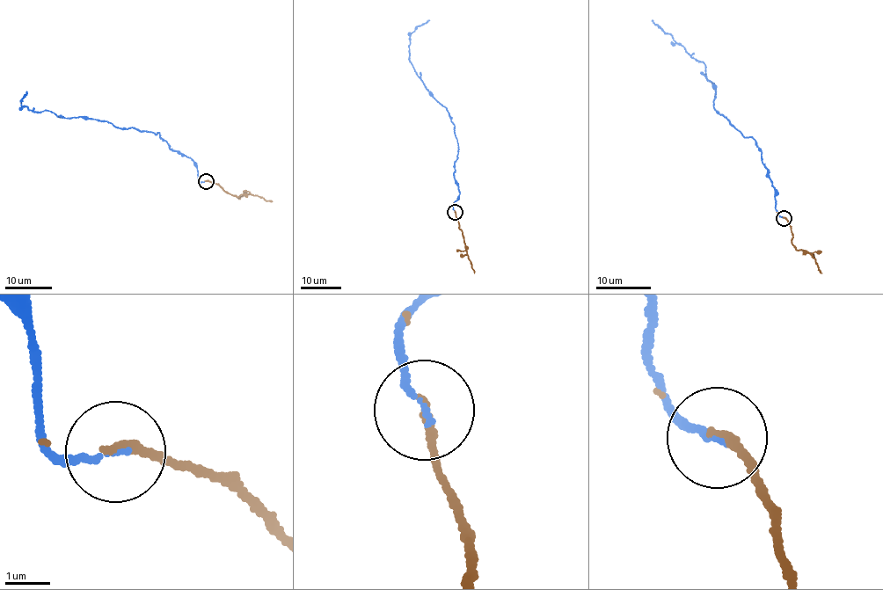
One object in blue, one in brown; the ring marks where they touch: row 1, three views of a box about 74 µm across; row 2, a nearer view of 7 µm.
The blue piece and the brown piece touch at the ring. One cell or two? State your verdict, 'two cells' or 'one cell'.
one cell

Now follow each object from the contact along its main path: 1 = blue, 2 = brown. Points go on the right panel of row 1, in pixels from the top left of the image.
1: (783, 218), (761, 151), (716, 112), (717, 91), (704, 64), (652, 20)
2: (783, 218), (789, 221), (793, 244), (797, 250), (812, 253), (821, 273)

